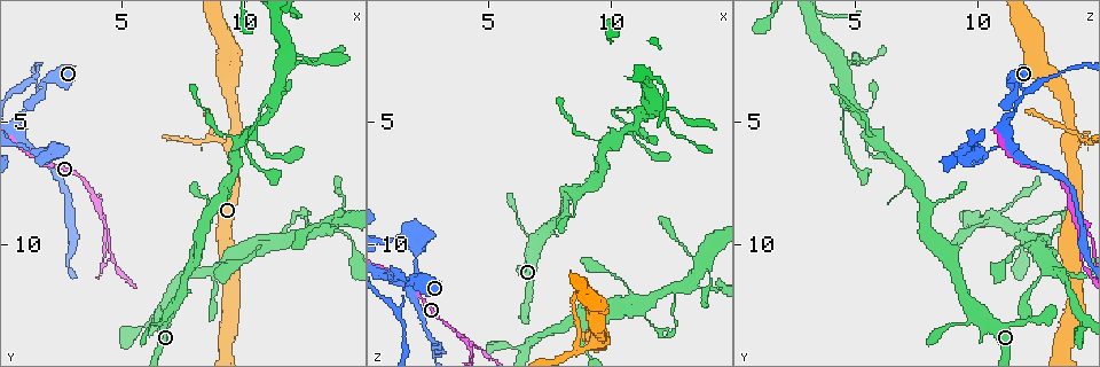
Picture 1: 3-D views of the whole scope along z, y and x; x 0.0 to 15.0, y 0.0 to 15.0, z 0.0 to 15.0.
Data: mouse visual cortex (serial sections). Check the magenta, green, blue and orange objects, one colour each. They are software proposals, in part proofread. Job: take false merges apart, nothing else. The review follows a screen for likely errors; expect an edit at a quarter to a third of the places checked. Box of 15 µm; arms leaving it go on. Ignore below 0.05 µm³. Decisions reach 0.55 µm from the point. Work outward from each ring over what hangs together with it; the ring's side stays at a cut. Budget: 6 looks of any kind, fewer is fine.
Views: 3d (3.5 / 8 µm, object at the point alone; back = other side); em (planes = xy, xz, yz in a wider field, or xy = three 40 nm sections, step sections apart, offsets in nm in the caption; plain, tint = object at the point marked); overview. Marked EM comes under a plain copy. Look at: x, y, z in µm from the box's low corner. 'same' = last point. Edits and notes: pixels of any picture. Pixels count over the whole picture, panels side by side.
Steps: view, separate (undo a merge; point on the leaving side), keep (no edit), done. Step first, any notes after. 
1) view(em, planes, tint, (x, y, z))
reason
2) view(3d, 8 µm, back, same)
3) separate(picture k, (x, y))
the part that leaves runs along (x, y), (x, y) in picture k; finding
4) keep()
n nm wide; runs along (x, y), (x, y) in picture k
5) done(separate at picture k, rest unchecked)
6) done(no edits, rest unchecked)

view(3d, 8 µm, (8.9, 5.7, 14.3))
calibre changes

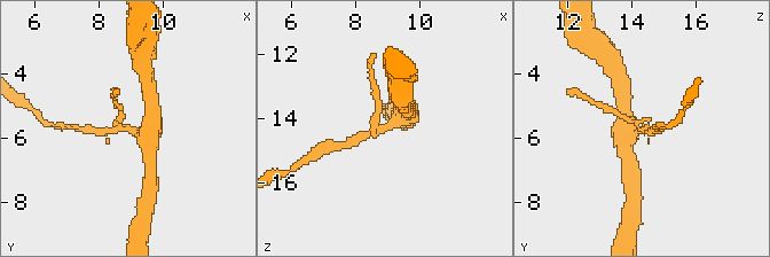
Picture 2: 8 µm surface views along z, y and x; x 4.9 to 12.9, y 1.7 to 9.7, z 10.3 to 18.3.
view(3d, 3.5 µm, (8.8, 5.7, 14.3))
closer look

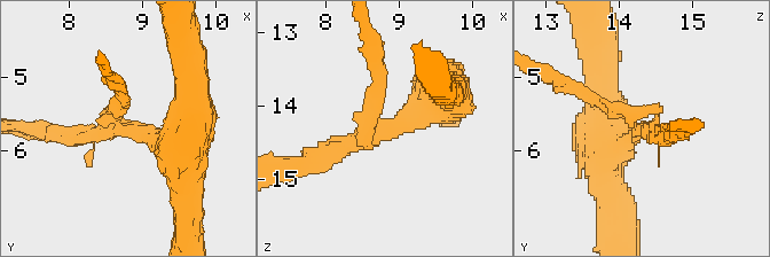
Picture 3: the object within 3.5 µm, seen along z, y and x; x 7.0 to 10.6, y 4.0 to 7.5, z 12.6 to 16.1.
separate(picture 3, (376, 88))
two cells meet here

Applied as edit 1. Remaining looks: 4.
view(3d, 8 µm, back, (3.9, 8.4, 13.8))
two arms in line, one across

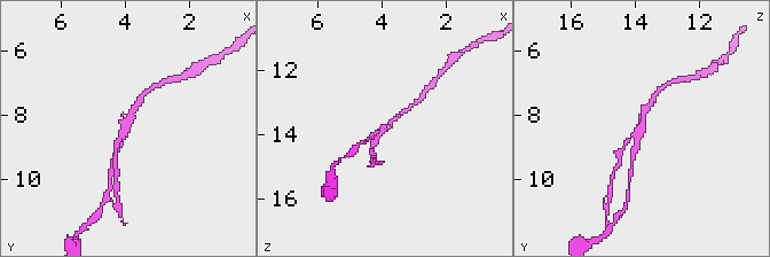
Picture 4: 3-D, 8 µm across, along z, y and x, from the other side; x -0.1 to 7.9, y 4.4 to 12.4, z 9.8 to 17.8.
view(3d, 3.5 µm, (4.0, 8.4, 13.8))

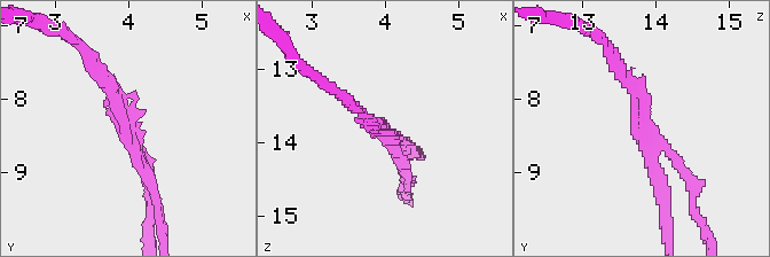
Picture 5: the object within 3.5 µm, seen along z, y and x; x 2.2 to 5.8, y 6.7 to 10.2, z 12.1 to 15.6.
view(em, xy, step 1, tint, (3.95, 8.40, 13.85))
3 arms; arms of 150, 200, 200 nm; now the EM

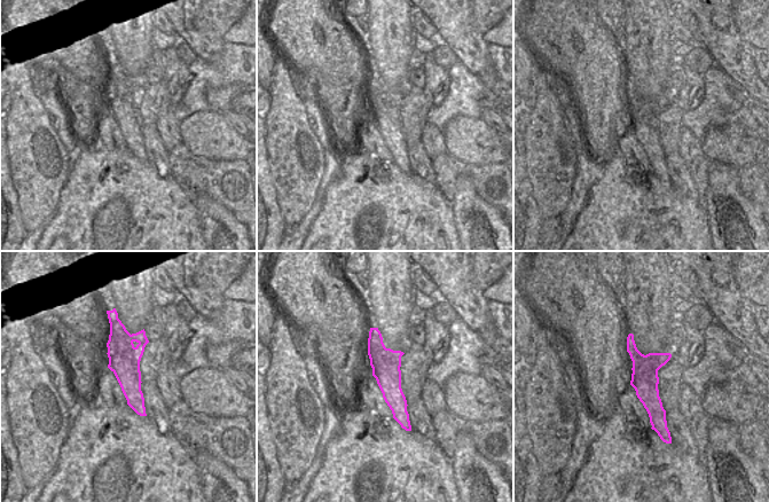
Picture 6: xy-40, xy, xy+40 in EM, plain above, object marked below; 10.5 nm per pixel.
separate(picture 5, (407, 184))
the part that leaves runs along (399, 158), (410, 179), (406, 197) in picture 5; a second cell is stuck on

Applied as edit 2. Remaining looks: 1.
done(separate at picture 3, separate at picture 5, rest unchecked)

